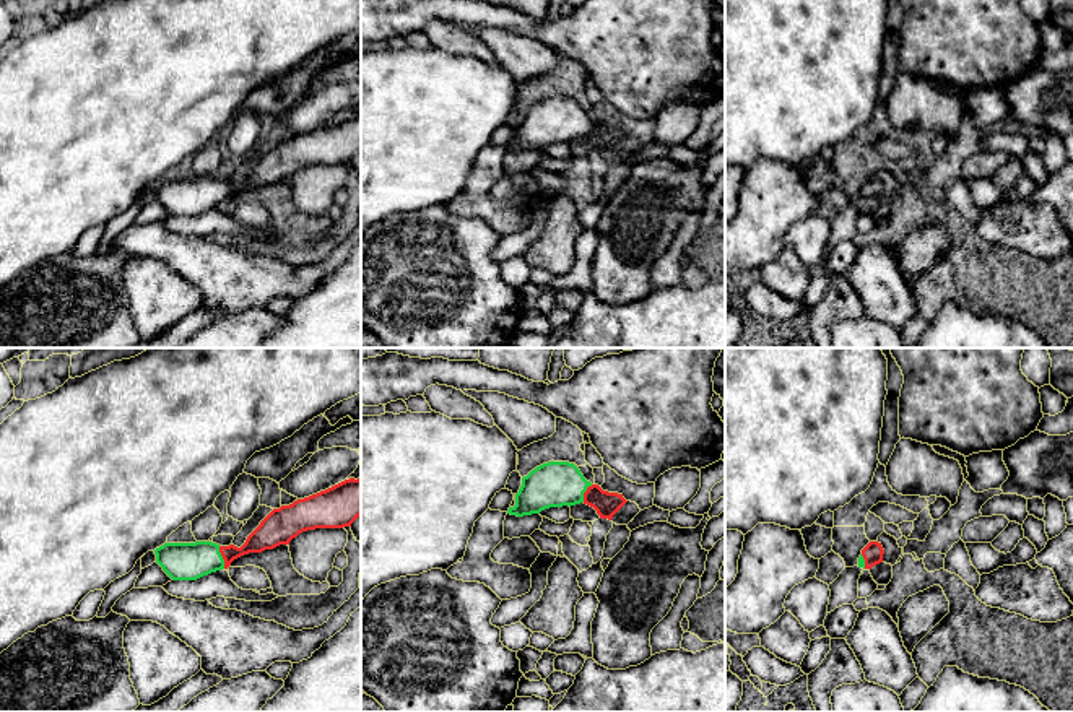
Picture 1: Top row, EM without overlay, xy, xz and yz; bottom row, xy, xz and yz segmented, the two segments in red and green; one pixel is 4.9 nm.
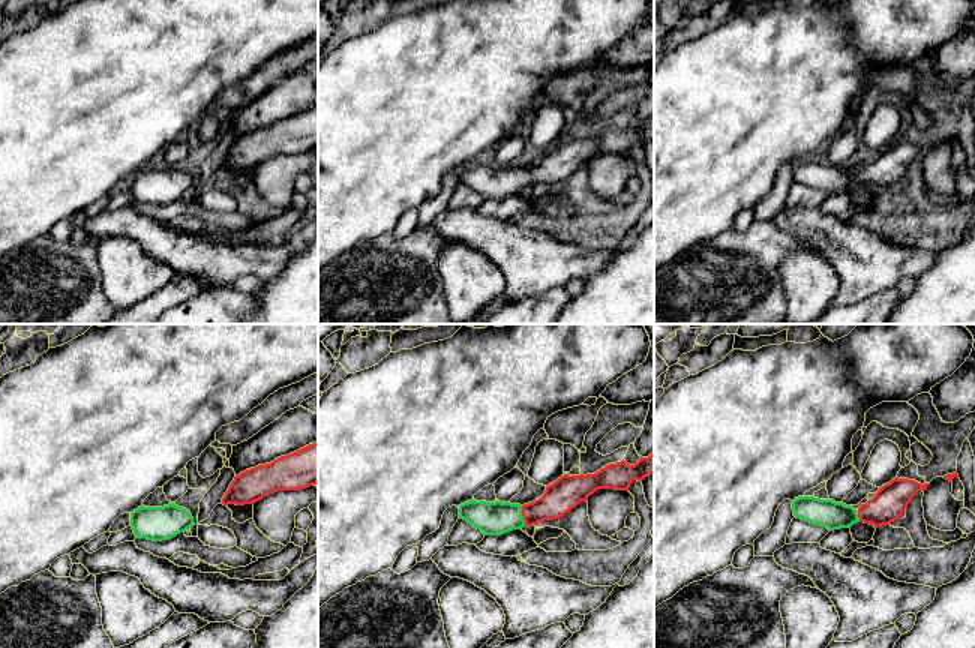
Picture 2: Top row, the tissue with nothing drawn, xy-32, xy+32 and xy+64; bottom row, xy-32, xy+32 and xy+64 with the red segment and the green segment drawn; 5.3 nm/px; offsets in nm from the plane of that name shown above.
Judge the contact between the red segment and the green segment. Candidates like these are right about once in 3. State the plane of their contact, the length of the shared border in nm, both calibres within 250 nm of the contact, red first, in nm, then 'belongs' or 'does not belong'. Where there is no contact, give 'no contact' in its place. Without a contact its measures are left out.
xy | 120 nm | 140/190 nm | belongs

